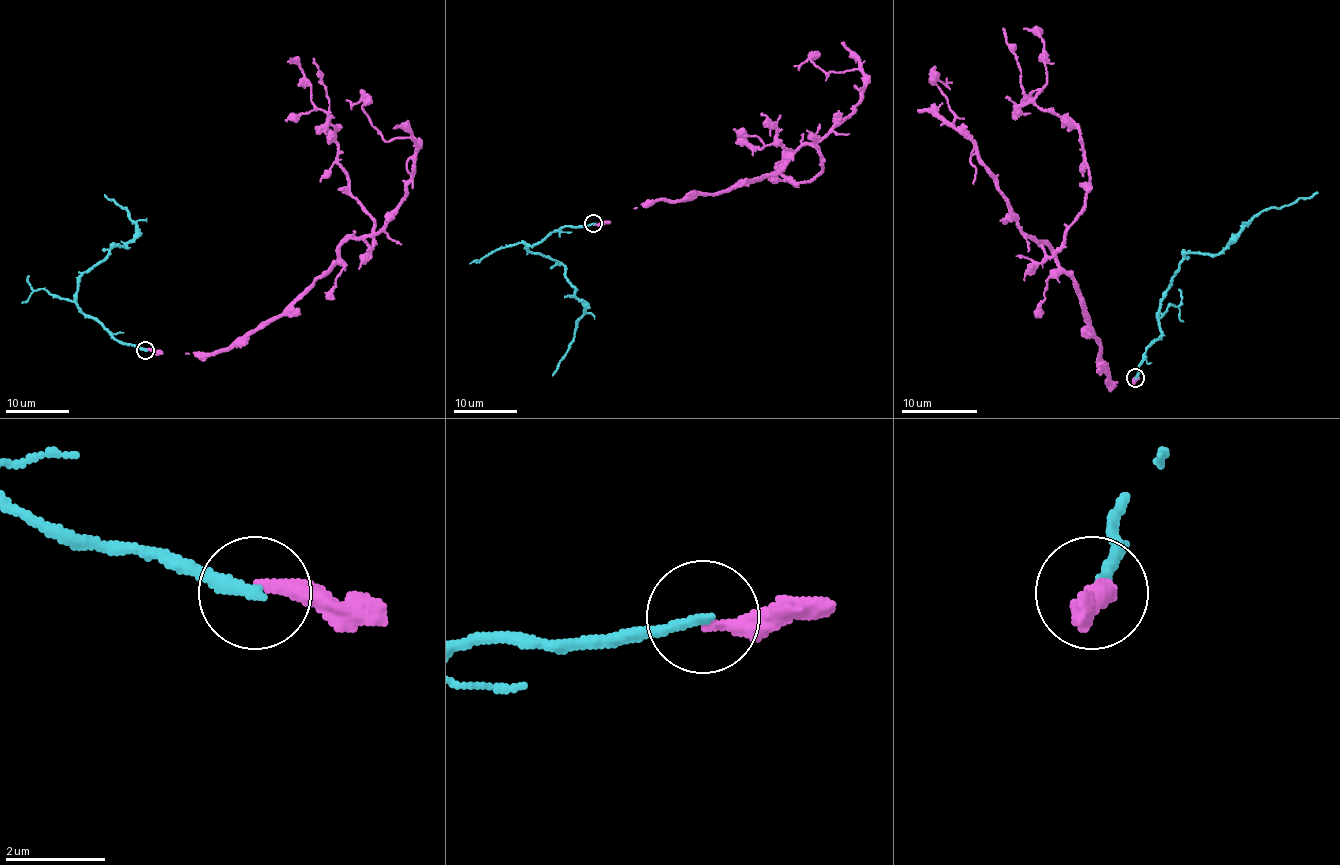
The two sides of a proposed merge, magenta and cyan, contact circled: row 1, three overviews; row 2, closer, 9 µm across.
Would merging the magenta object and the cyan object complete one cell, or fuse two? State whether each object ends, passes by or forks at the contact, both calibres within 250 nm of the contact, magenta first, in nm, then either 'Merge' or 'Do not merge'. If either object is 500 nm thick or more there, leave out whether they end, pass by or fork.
At the ring magenta ends. At the ring cyan ends. Thickness 280 nm (magenta) against 240 nm. Do not merge

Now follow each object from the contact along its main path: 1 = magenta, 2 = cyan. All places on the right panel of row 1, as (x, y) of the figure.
1: (1135, 376), (1107, 380), (1041, 246), (1088, 168), (1081, 130), (1035, 104), (1045, 43), (1024, 28)
2: (1135, 378), (1145, 350), (1162, 333), (1162, 293), (1187, 253), (1219, 253), (1255, 217), (1317, 191)

